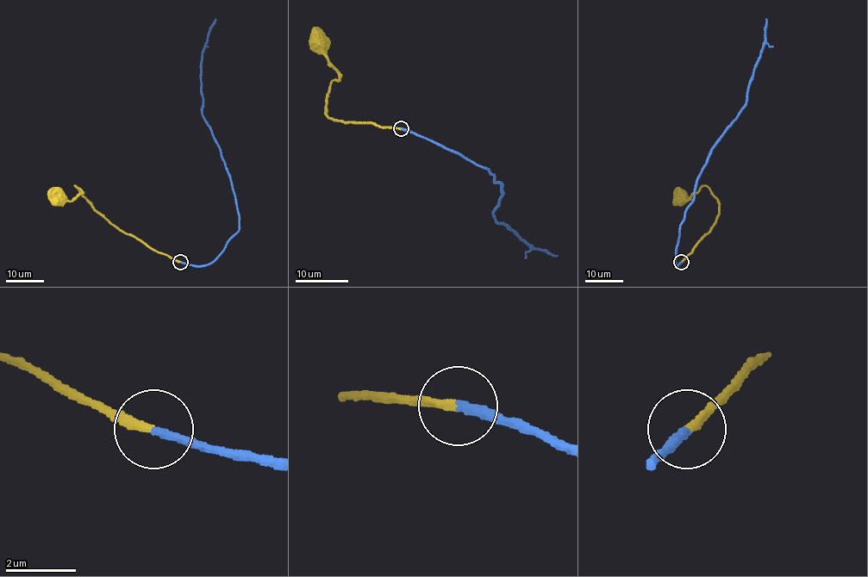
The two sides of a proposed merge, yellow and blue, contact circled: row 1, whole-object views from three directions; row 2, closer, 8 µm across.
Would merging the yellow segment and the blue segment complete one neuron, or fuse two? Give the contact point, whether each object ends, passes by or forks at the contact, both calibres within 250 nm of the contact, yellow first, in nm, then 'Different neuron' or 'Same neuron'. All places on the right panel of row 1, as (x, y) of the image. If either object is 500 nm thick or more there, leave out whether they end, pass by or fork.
Place: (681, 262). At the ring yellow ends. At the ring blue ends. Thickness 240 nm (yellow) against 240 nm. Same neuron

